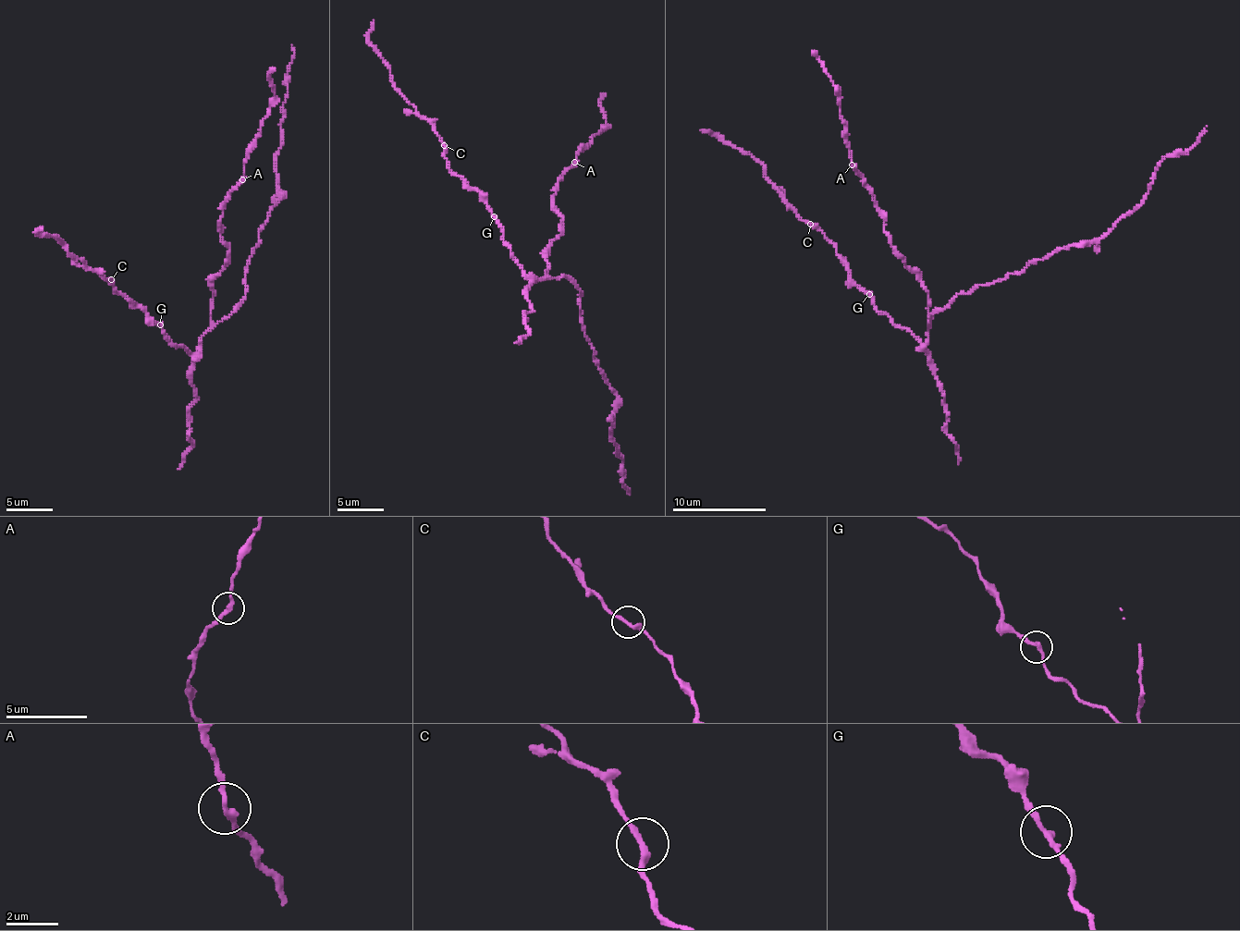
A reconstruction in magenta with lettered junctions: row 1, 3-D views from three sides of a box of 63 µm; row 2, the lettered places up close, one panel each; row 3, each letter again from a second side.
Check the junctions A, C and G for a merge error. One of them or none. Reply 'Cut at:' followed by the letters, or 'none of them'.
Cut at: none of them

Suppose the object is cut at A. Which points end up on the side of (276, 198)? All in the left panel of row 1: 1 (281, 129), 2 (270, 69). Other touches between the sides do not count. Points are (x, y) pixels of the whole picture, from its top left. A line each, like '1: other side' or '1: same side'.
1: same side
2: other side

